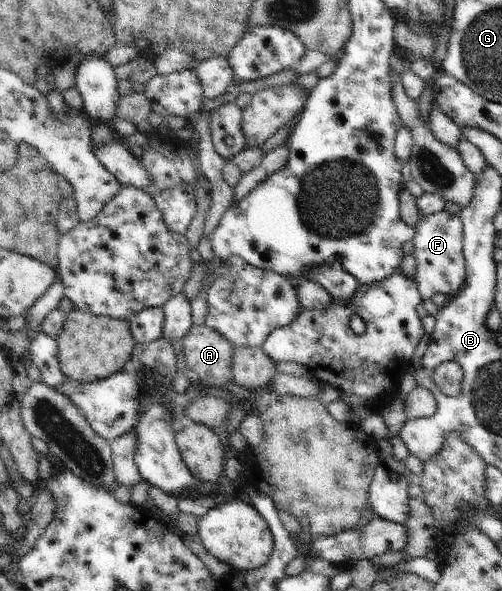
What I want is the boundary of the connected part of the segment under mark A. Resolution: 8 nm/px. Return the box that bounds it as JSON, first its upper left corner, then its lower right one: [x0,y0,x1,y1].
[182,323,234,387]

